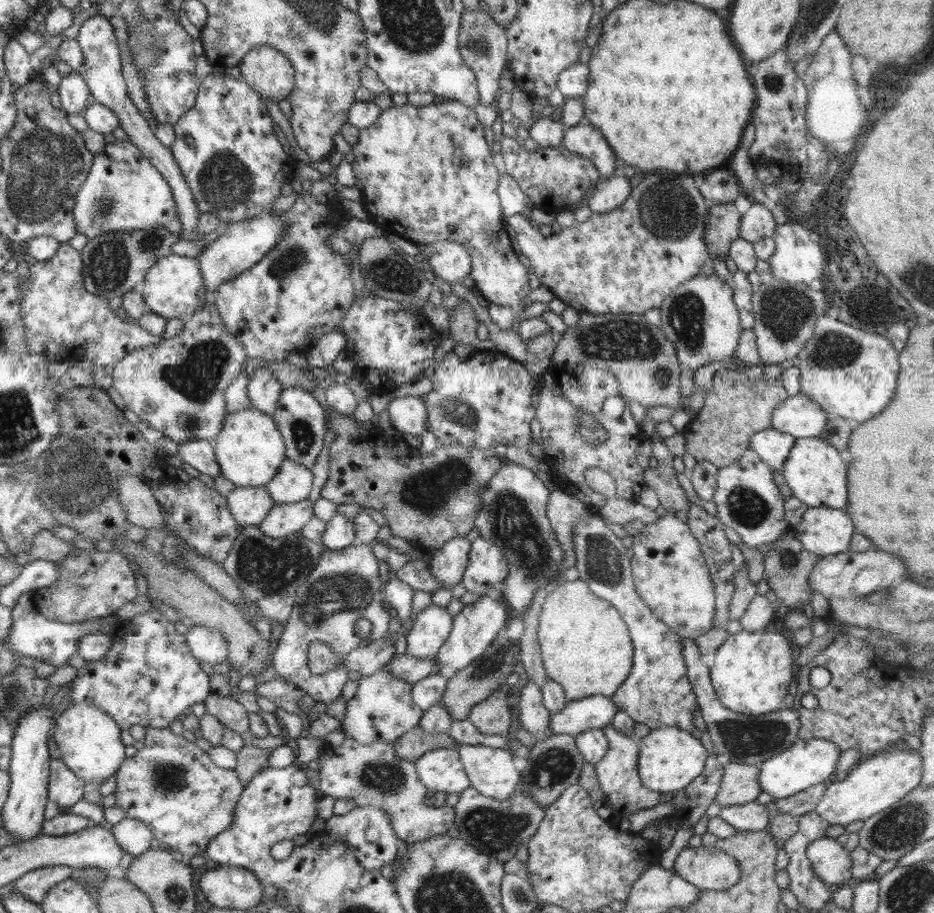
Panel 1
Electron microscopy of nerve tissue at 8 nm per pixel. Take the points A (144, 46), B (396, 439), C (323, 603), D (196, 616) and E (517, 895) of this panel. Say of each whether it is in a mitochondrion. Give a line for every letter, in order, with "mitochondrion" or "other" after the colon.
A: mitochondrion
B: other
C: mitochondrion
D: other
E: mitochondrion

